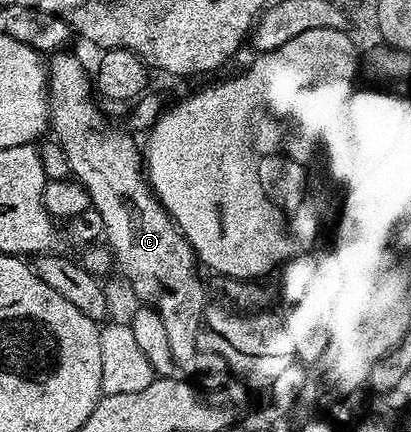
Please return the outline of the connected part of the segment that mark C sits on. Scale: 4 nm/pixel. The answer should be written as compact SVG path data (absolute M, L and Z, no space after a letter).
M71 50L57 52L50 57L47 64L47 95L50 131L55 131L54 139L67 155L71 176L86 188L91 207L97 210L97 214L101 214L102 239L106 247L110 248L114 263L123 271L123 276L131 283L132 290L143 299L140 301L154 308L161 318L176 365L190 365L195 359L203 309L208 307L209 299L207 300L207 292L199 281L201 268L195 259L195 252L147 183L143 153L140 145L135 145L136 137L122 127L106 128L103 125L105 116L100 112L100 105L93 95L93 80L89 75L89 68Z

